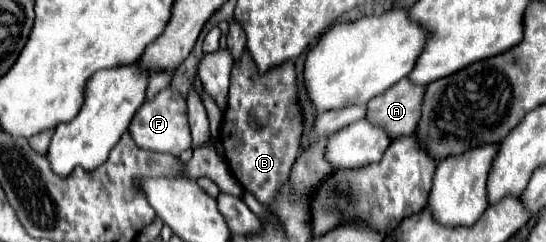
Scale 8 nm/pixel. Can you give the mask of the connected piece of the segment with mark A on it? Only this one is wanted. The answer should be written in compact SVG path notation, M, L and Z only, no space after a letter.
M407 78L387 88L381 96L375 96L367 104L367 120L379 126L393 140L397 136L409 136L417 128L421 116L423 86L411 84Z

